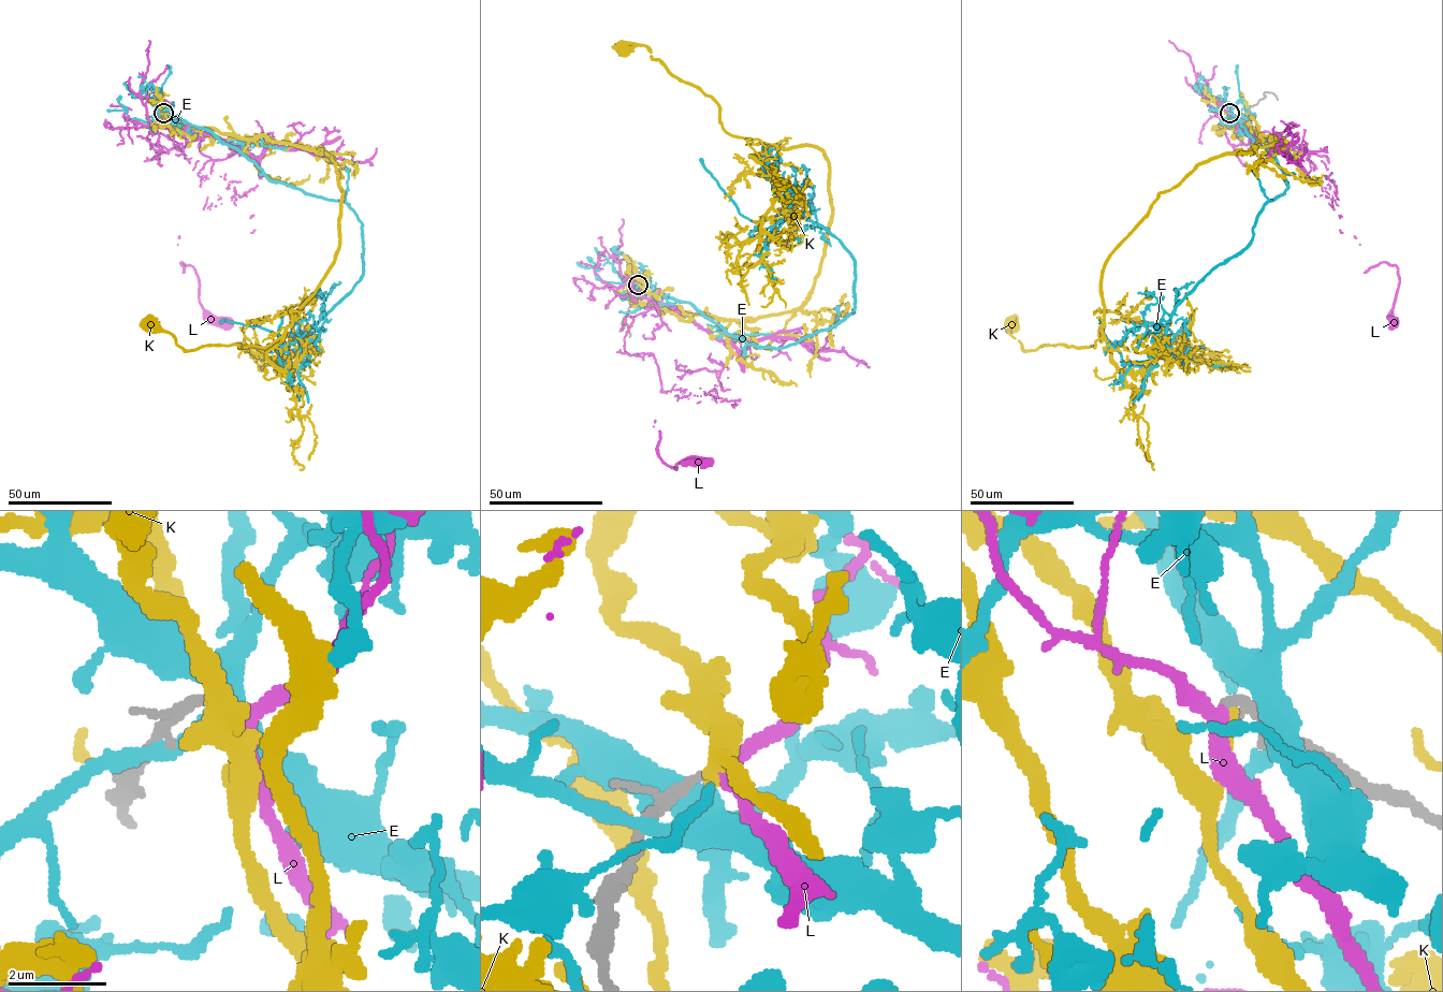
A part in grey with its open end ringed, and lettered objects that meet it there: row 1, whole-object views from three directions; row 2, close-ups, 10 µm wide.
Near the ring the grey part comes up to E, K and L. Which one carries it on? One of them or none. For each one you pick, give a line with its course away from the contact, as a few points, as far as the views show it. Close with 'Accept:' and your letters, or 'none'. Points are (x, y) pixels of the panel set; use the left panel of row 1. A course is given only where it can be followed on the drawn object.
L: course (163, 112), (179, 130), (149, 131), (151, 148), (177, 147), (207, 197), (177, 244), (181, 263), (221, 322)
Accept: L

